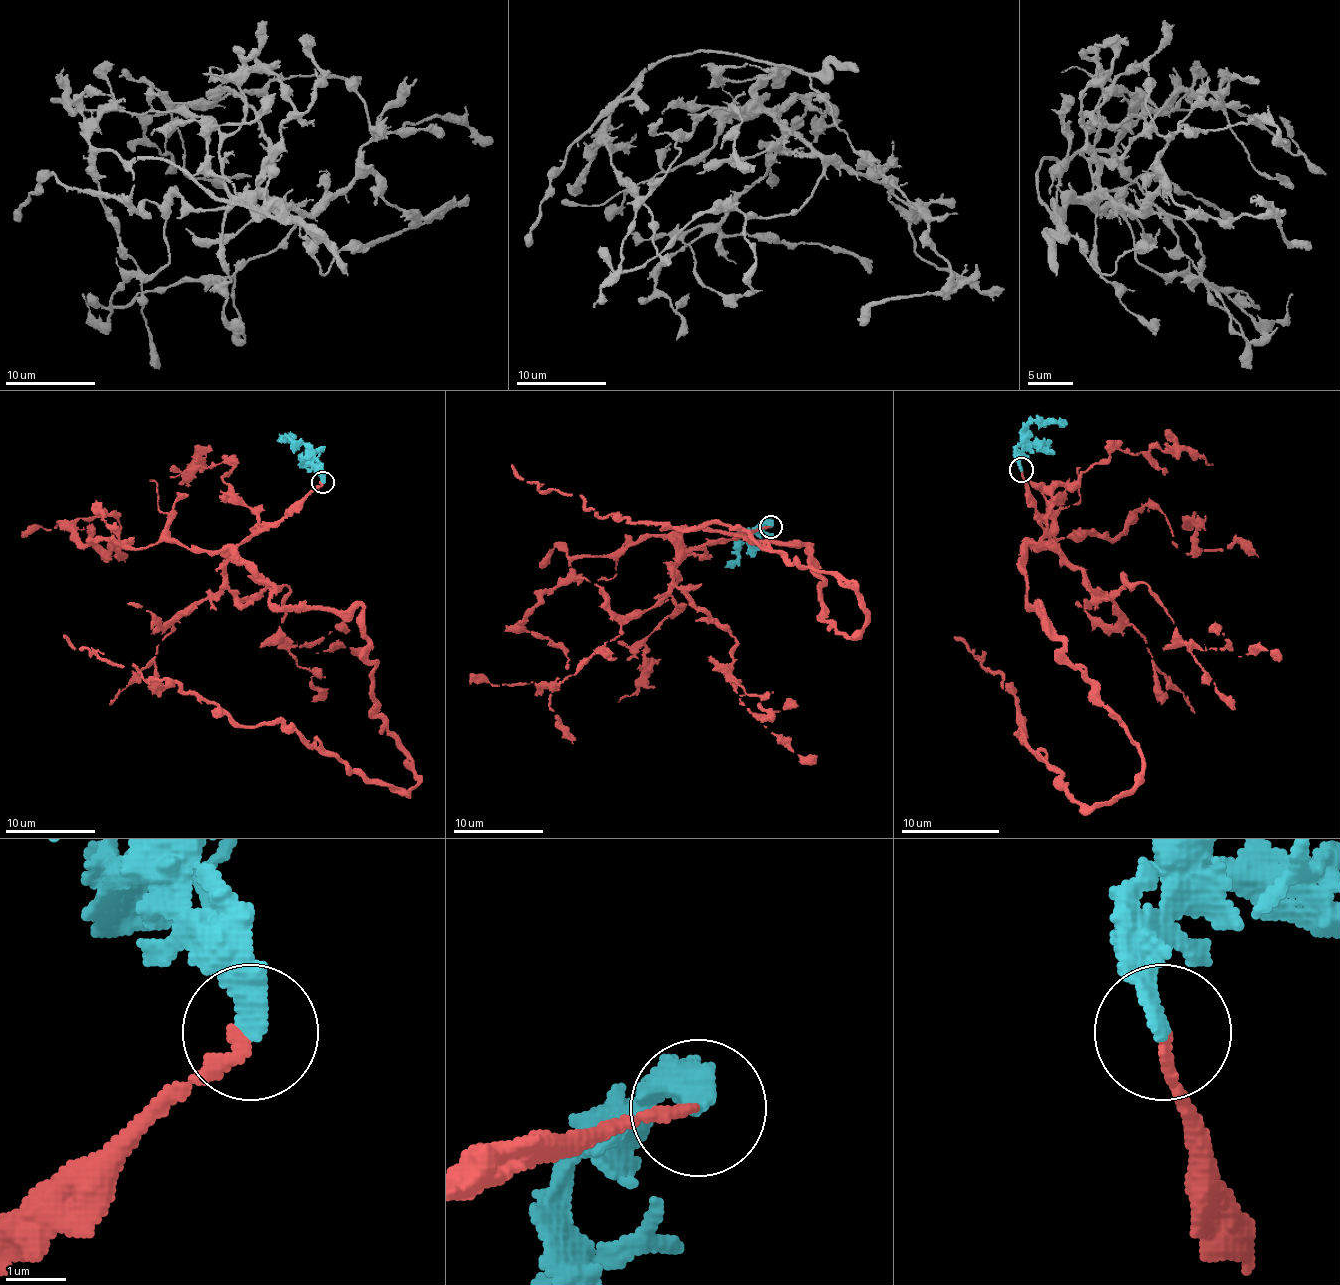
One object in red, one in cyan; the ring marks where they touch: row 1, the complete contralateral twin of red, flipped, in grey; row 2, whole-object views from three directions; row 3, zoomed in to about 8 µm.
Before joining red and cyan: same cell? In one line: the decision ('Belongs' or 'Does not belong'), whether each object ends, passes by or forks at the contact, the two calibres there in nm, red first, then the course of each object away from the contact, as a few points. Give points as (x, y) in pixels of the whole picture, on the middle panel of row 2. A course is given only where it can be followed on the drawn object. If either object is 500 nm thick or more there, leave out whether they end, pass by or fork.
Belongs. At the ring red ends. At the ring cyan ends. Thickness 220 nm (red) against 320 nm. Course of red: (770, 527), (682, 534), (797, 543), (855, 637), (831, 574), (512, 464). Course of cyan: (770, 527), (757, 525), (750, 531), (741, 531), (736, 538), (736, 558), (725, 567)

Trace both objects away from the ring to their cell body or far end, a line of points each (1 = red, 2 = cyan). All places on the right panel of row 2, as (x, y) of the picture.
1: (1022, 469), (1046, 538), (1024, 555), (1027, 602), (1142, 776), (1083, 805), (953, 636)
2: (1022, 469), (1019, 437), (1027, 427), (1034, 420), (1056, 420), (1066, 425)

